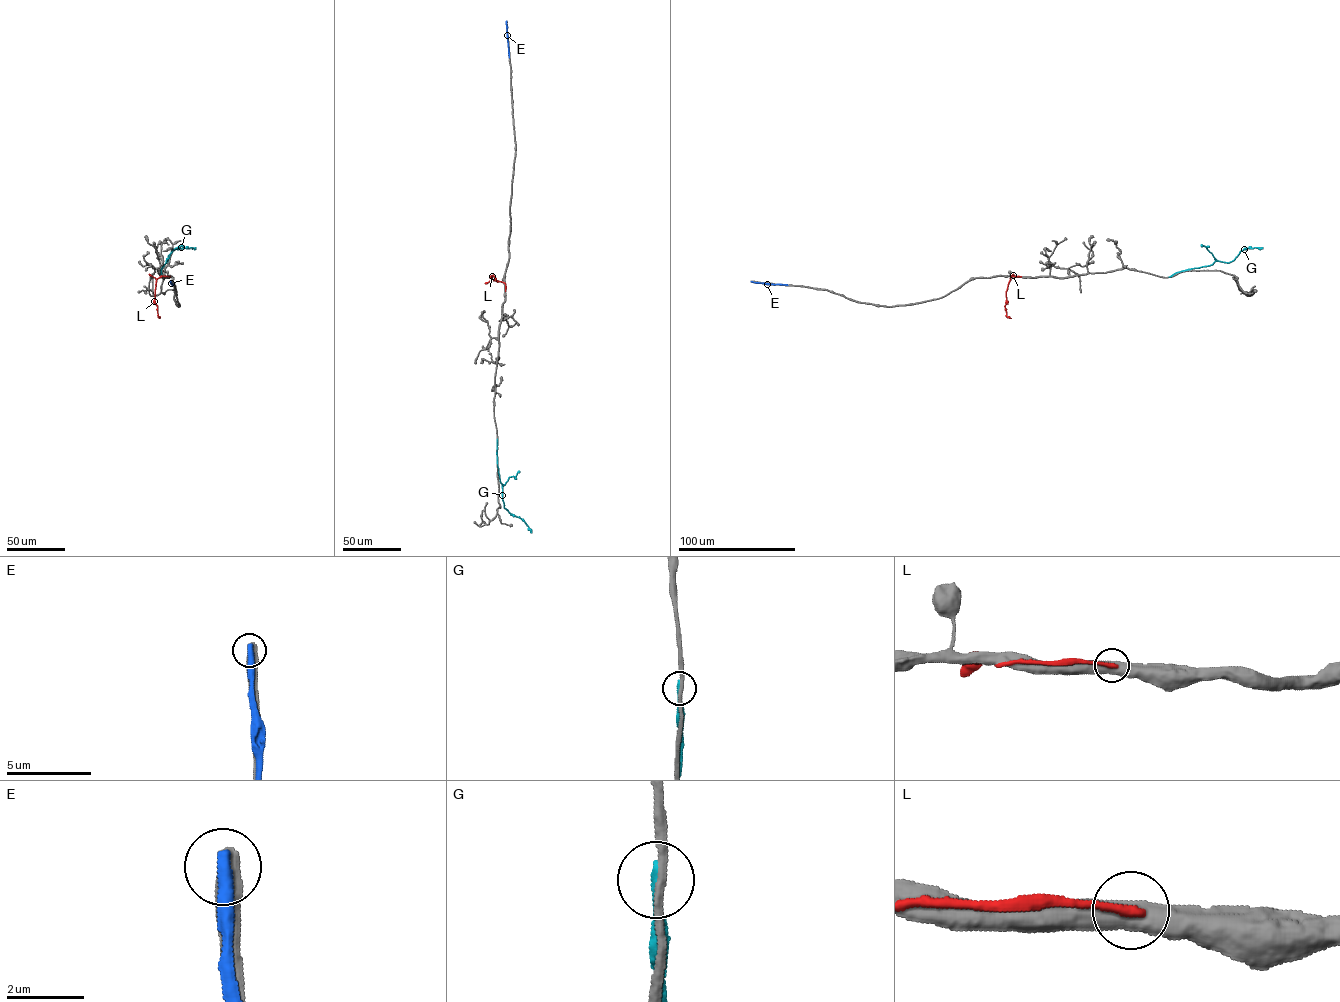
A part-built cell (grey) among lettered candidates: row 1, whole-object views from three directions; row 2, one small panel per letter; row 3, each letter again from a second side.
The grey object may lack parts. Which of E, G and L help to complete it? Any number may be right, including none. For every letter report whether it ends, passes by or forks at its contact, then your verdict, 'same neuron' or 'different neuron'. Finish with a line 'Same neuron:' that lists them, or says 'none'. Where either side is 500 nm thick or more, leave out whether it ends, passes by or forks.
E: different neuron
G: it ends; different neuron
L: different neuron
Same neuron: none

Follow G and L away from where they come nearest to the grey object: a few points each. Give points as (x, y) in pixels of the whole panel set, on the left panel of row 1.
G: (161, 277), (161, 268), (172, 251), (195, 248)
L: (169, 276), (156, 279), (154, 301), (159, 318)

